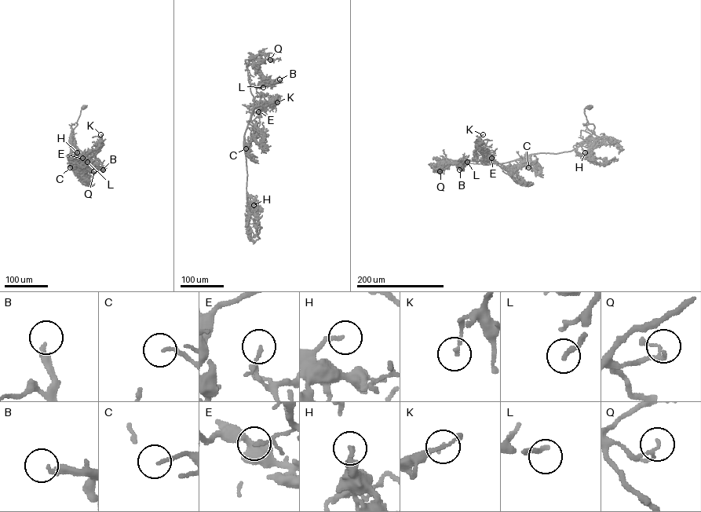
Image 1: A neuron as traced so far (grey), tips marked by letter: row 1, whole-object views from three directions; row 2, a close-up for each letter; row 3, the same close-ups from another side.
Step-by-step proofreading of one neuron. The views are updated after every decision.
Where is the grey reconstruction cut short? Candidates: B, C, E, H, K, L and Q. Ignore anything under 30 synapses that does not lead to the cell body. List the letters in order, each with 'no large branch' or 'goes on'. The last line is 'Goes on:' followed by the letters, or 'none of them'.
B: goes on
C: no large branch
E: no large branch
H: no large branch
K: no large branch
L: goes on
Q: no large branch
Goes on: B, L

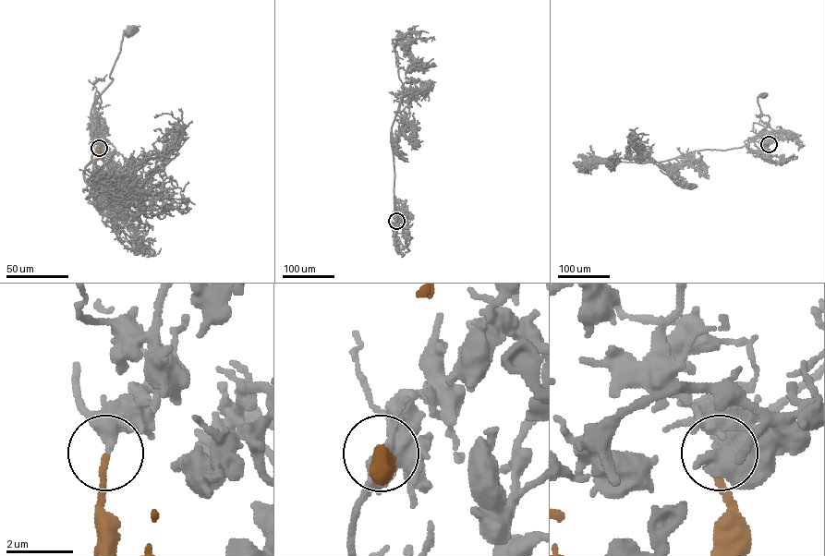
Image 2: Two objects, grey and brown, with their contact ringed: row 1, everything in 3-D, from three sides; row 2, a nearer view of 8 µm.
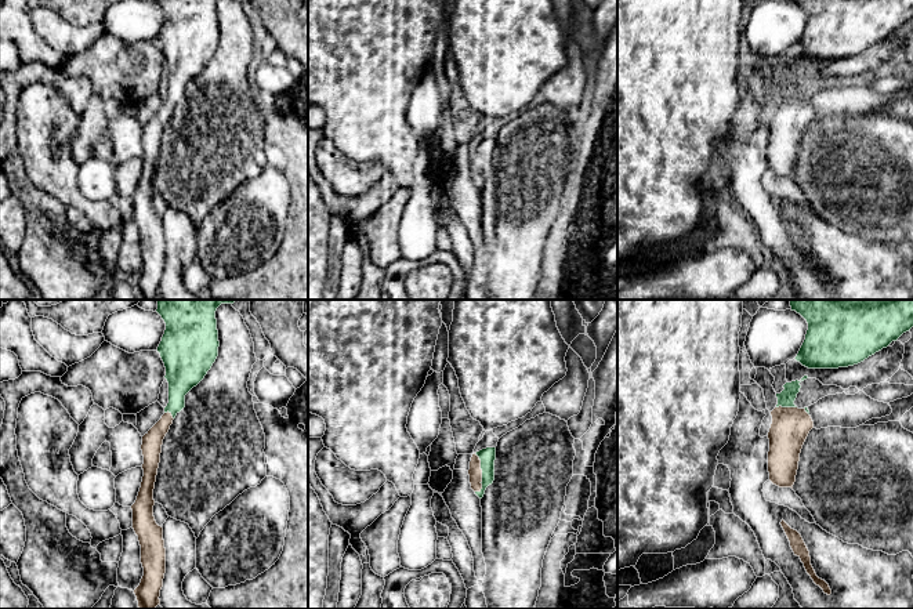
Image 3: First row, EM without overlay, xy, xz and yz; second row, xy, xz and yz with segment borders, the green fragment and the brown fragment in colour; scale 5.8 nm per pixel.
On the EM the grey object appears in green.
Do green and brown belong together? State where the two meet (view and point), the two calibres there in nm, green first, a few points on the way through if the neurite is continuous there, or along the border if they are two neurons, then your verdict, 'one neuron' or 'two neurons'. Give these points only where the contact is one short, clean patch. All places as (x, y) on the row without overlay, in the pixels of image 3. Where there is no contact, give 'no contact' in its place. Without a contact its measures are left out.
contact xz (482, 163); calibres 90 and 80 nm; way xz (486, 147), (482, 152), (482, 163), (475, 163); one neuron

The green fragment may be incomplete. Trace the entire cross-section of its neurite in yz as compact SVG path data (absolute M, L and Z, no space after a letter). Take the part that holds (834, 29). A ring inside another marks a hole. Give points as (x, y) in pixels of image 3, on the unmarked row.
M791 0L808 14L805 30L794 48L808 59L858 55L887 39L913 18L913 0Z

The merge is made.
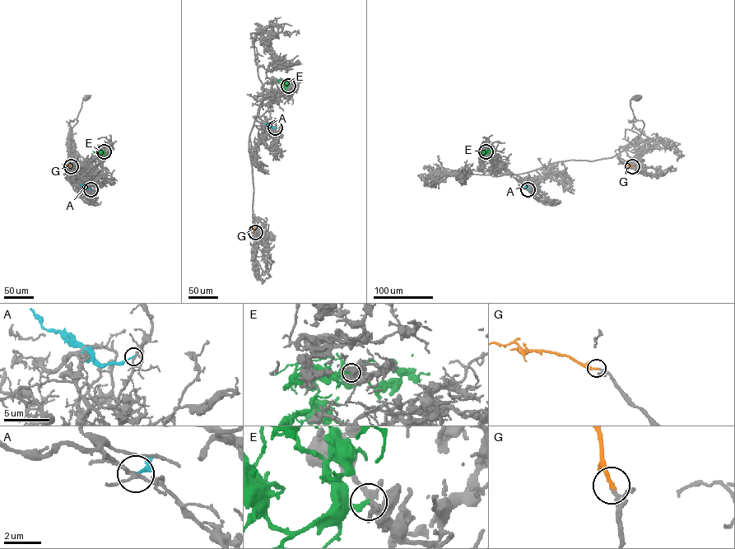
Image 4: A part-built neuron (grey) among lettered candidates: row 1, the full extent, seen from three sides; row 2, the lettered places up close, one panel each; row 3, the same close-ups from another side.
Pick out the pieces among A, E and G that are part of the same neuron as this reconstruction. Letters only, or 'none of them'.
E, G

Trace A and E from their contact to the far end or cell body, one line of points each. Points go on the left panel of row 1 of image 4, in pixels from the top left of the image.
A: (90, 189), (80, 184)
E: (104, 151), (93, 151)

